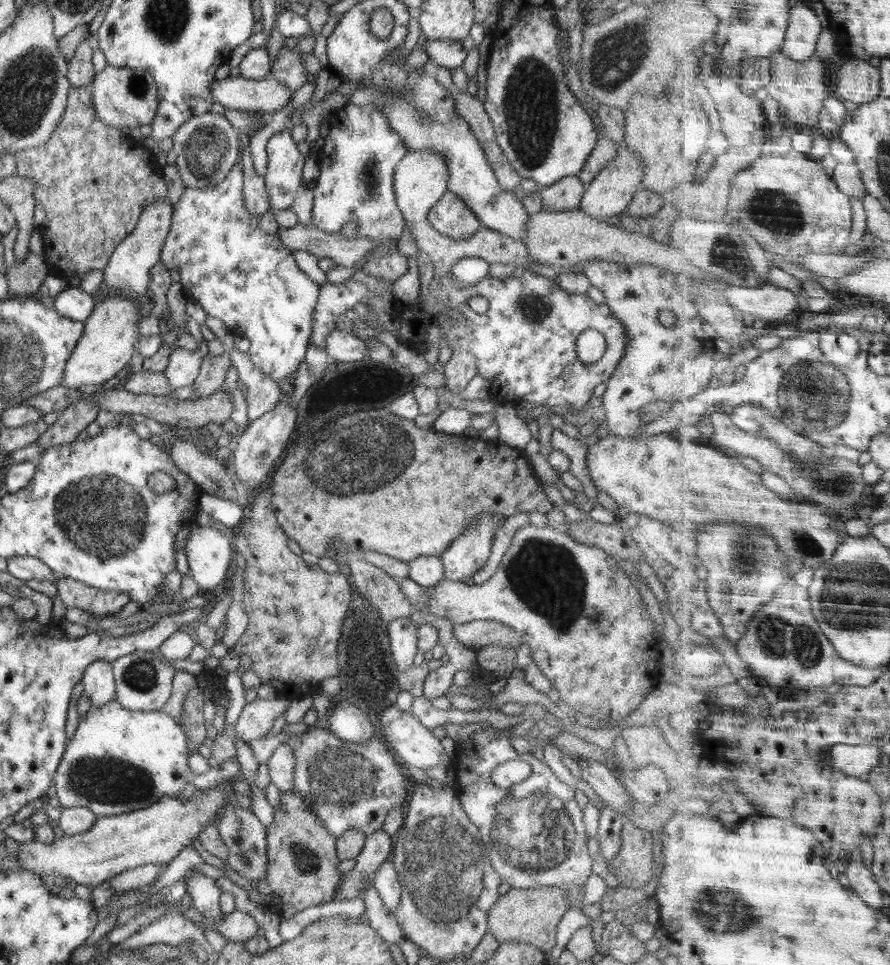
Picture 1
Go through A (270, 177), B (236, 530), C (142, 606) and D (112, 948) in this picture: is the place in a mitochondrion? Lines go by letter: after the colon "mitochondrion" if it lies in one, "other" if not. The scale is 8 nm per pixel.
A: other
B: other
C: other
D: other

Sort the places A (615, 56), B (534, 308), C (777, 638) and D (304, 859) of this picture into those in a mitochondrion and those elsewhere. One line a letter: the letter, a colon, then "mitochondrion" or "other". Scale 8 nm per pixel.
A: mitochondrion
B: mitochondrion
C: mitochondrion
D: mitochondrion

